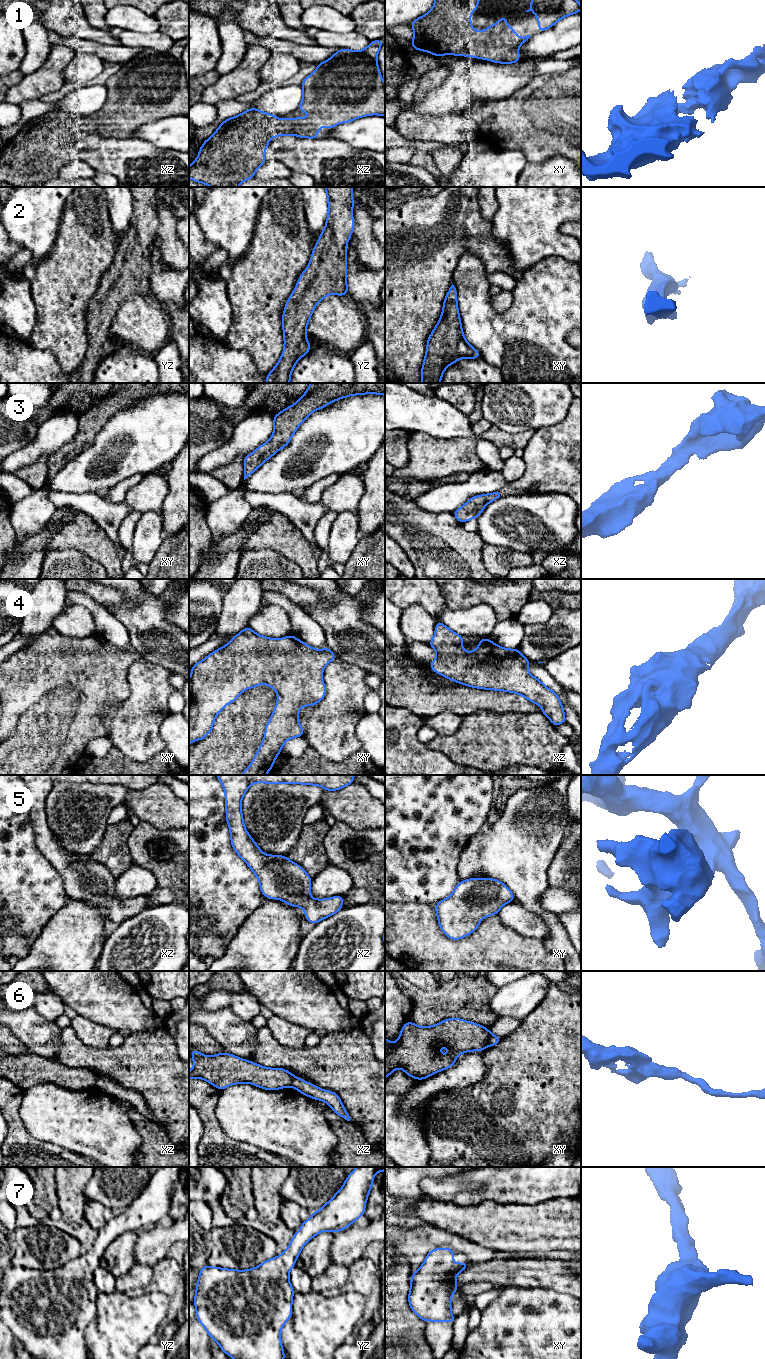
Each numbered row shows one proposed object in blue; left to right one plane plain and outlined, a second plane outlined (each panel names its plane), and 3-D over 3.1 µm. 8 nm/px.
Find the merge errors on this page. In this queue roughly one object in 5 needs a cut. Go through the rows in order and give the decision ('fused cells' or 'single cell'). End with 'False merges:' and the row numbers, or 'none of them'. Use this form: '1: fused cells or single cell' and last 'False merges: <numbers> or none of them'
1: single cell
2: single cell
3: single cell
4: single cell
5: single cell
6: fused cells
7: single cell
False merges: 6

